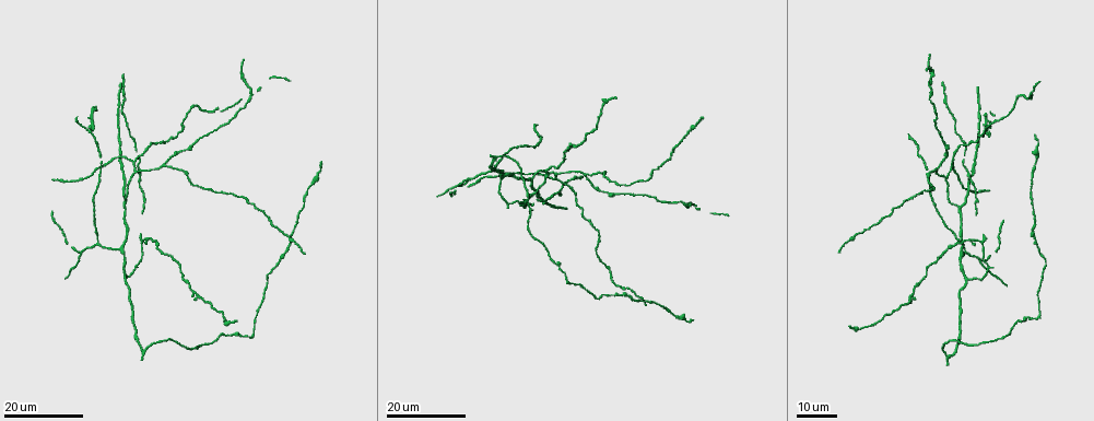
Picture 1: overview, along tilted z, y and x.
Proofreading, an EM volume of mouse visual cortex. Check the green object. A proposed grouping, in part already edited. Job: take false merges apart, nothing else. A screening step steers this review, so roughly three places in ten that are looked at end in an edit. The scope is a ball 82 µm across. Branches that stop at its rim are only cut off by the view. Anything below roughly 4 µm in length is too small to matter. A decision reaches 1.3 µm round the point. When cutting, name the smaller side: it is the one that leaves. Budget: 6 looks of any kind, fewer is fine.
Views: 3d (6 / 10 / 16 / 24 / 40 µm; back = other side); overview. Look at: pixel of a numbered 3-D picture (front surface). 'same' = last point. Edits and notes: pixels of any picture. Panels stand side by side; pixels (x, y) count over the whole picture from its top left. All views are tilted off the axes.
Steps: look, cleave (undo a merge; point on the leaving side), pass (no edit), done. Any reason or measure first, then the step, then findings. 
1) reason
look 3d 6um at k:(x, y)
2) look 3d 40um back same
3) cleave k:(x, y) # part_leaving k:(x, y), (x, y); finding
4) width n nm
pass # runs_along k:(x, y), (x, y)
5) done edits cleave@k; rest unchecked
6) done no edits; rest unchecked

narrows sharply
look 3d 24um at 1:(977, 150)

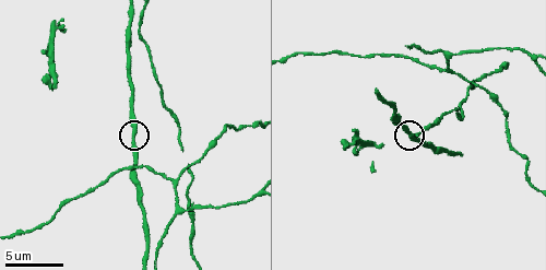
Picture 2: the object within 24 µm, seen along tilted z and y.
look 3d 6um at 2:(132, 138)

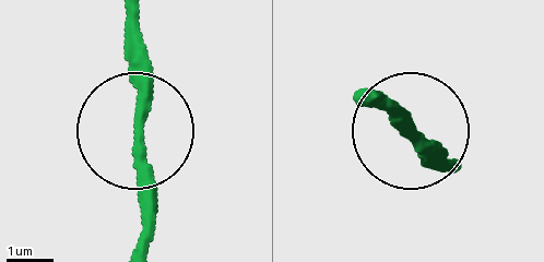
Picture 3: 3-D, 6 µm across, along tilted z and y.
pass # runs_along 3:(145, 249), (132, 20); continuous, no second cell

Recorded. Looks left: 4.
a fork
look 3d 16um at 1:(979, 260)

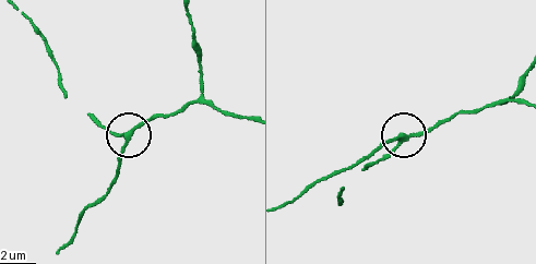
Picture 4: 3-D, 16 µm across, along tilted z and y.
look 3d 6um at 4:(399, 137)

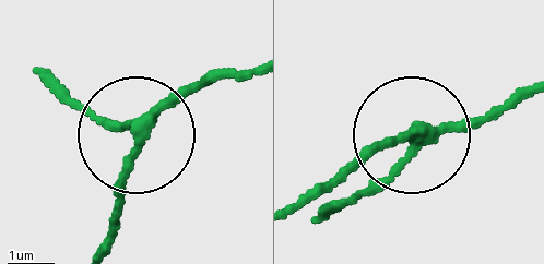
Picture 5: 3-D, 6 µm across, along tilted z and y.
arms 3
pass # runs_along 5:(525, 86), (480, 118), (398, 133), (310, 190); all the same cell

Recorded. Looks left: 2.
arms part here
look 3d 16um at 1:(165, 163)

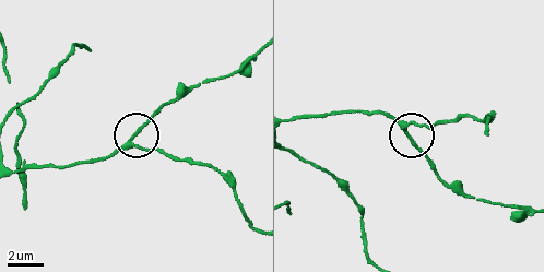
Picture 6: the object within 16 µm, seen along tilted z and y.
look 3d 10um at 6:(130, 142)

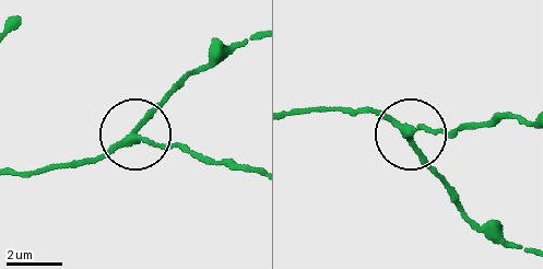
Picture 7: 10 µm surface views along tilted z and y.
arms 3
pass # runs_along 7:(293, 115), (342, 106), (385, 115), (409, 135), (453, 201); continuous, no second cell

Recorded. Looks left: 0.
done no edits; rest unchecked

